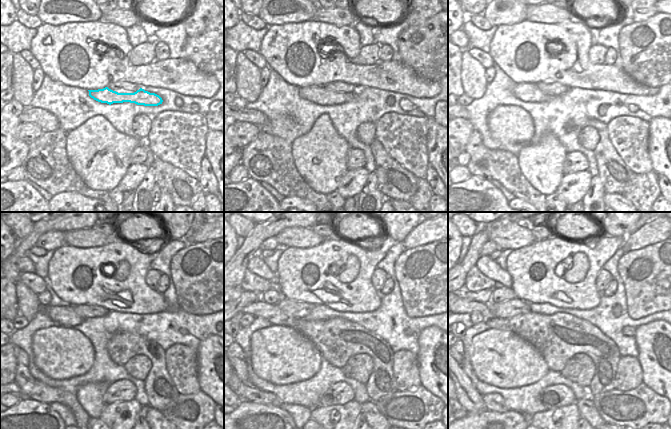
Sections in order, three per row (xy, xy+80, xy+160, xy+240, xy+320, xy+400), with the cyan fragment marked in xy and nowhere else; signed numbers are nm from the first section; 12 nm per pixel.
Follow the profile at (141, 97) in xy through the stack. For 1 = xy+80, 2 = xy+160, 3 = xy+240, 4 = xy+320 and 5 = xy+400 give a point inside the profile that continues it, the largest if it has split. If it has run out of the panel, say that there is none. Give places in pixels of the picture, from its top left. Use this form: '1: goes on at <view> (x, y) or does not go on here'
1: goes on at xy+80 (320, 95)
2: goes on at xy+160 (527, 92)
3: goes on at xy+240 (64, 315)
4: goes on at xy+320 (272, 313)
5: goes on at xy+400 (468, 307)

